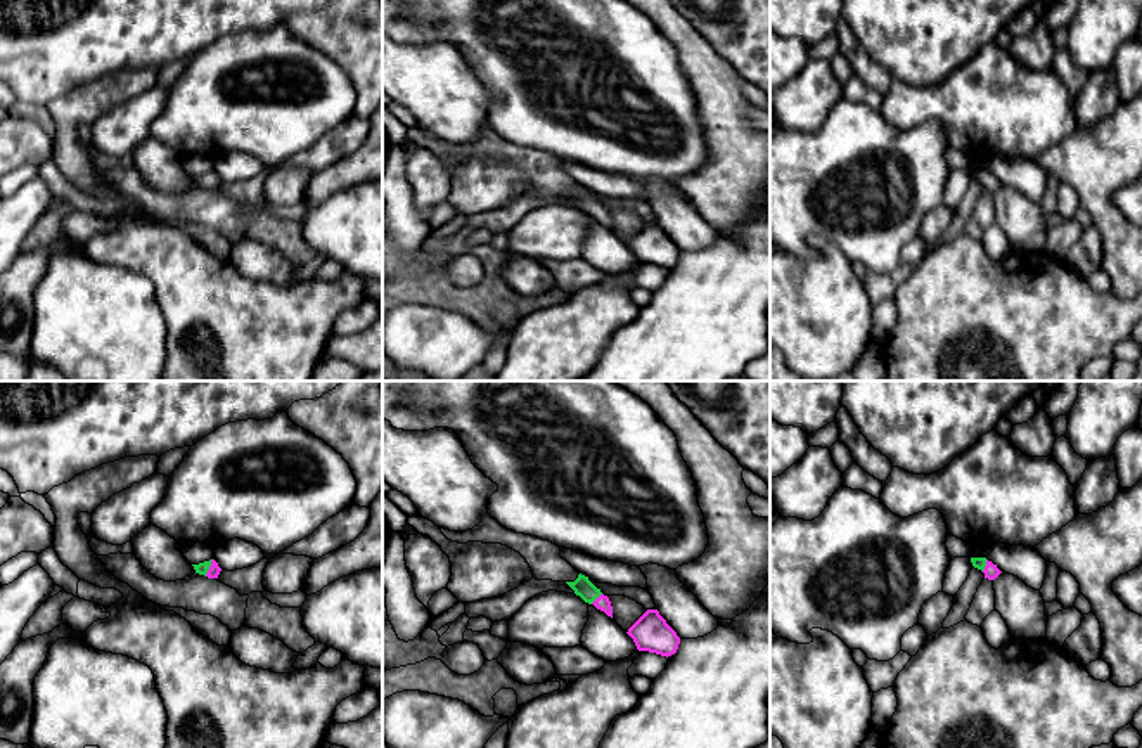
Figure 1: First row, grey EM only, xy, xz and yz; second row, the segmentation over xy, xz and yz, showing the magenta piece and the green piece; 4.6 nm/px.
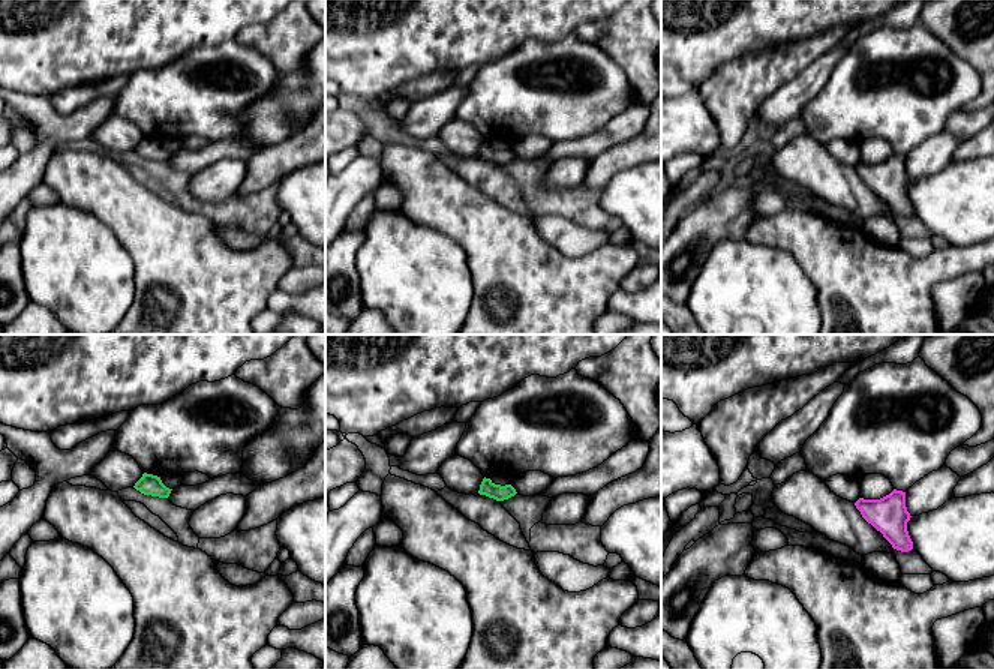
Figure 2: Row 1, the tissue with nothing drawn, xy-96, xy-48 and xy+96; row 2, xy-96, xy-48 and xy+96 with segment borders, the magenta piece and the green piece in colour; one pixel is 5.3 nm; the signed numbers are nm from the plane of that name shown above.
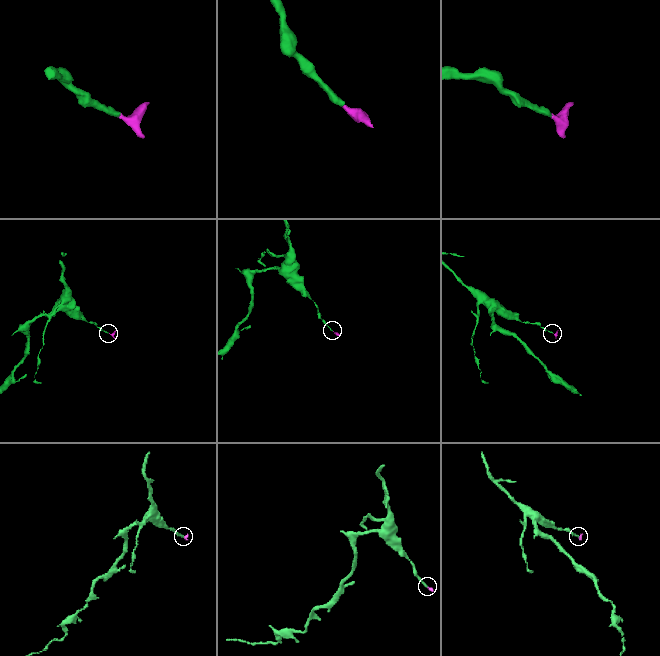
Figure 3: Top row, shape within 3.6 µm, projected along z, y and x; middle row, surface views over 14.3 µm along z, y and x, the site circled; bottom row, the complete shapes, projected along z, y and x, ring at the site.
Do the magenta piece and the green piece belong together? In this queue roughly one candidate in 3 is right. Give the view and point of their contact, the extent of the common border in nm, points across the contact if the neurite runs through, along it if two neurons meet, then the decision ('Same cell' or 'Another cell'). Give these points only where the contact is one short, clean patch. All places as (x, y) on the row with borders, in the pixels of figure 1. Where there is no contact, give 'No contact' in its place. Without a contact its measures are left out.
Touches magenta at xy (210, 568). Shared border 90 nm. Path across: xy (213, 572), (210, 568), (201, 568). Same cell

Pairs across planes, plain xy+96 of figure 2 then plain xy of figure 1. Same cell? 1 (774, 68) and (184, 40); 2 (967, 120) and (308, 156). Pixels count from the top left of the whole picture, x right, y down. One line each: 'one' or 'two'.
1: two
2: one

